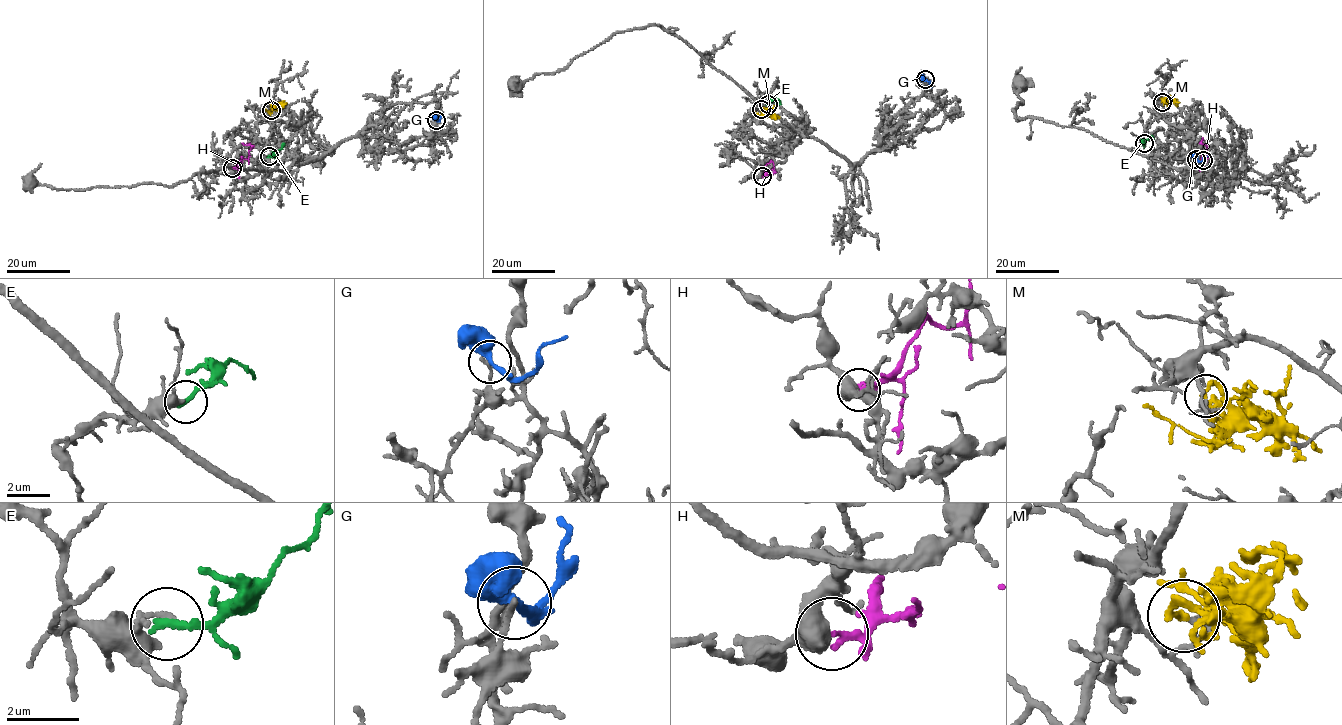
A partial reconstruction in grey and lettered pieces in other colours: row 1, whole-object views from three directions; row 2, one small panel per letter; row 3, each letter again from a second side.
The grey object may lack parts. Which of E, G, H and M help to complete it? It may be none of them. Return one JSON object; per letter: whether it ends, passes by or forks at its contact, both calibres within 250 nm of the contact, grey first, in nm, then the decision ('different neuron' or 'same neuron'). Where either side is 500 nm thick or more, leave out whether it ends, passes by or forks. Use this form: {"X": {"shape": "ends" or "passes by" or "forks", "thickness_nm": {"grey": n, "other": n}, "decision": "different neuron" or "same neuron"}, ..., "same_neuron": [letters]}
{"E": {"shape": "ends", "thickness_nm": {"grey": 140, "other": 240}, "decision": "different neuron"}, "G": {"shape": "passes by", "thickness_nm": {"grey": 140, "other": 360}, "decision": "different neuron"}, "H": {"thickness_nm": {"grey": 500, "other": 130}, "decision": "different neuron"}, "M": {"shape": "ends", "thickness_nm": {"grey": 170, "other": 170}, "decision": "different neuron"}, "same_neuron": []}

